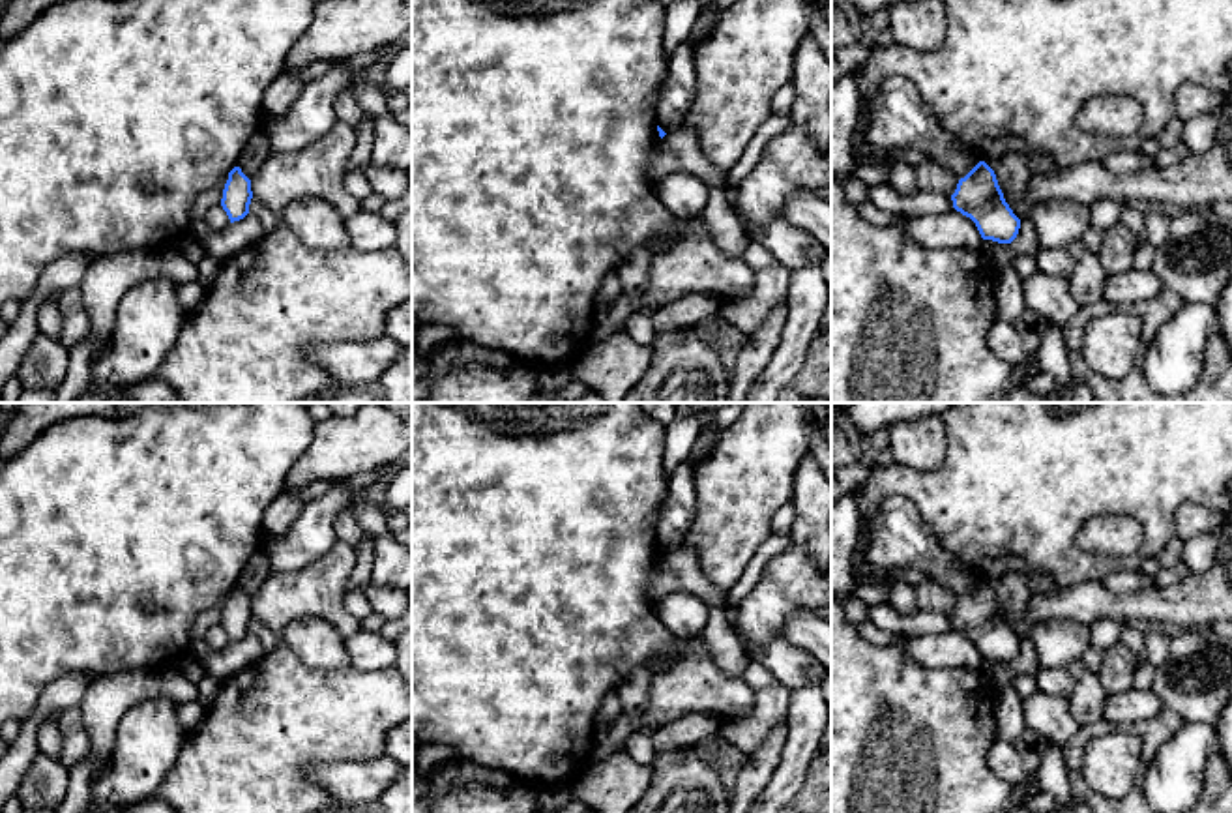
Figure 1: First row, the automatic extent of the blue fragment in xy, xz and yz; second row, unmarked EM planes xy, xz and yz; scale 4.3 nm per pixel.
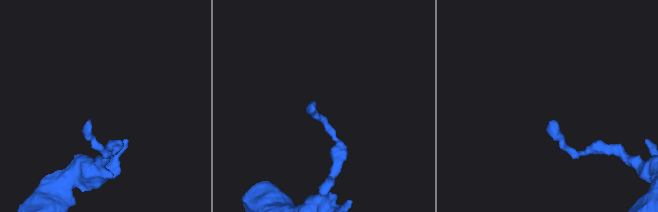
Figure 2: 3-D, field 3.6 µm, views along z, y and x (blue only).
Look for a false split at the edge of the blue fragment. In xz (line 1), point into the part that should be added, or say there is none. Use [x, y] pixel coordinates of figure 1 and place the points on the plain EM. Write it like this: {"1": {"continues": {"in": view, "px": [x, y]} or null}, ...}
{"1": {"continues": null}}

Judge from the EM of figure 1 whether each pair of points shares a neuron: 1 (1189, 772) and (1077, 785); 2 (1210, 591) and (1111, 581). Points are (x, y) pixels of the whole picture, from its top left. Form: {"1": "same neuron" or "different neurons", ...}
{"1": "different neurons", "2": "different neurons"}

